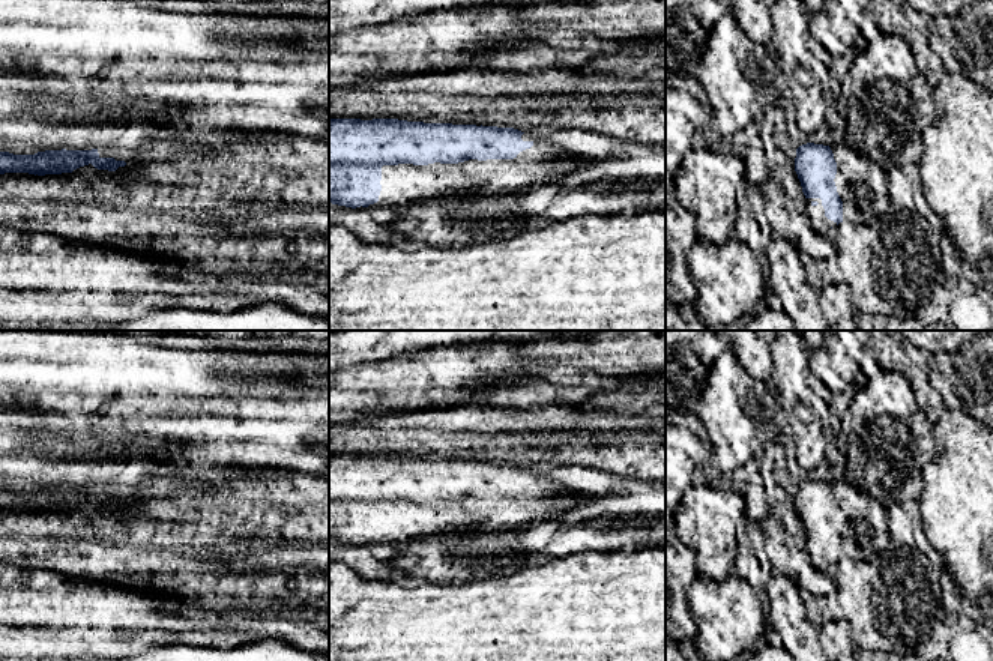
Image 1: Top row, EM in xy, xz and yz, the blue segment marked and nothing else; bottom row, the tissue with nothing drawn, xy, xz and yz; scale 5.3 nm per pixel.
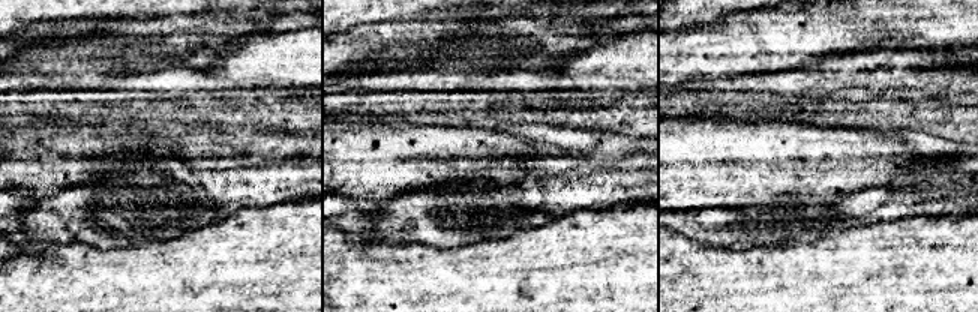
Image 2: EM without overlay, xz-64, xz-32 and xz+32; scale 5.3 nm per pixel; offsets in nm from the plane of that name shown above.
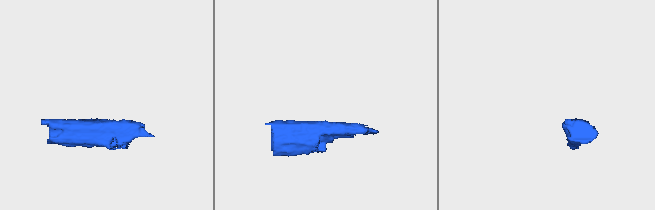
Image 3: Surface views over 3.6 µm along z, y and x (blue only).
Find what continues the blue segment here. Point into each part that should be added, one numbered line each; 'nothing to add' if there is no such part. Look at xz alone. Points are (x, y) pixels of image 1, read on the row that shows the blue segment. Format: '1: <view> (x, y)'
1: xz (403, 184)

